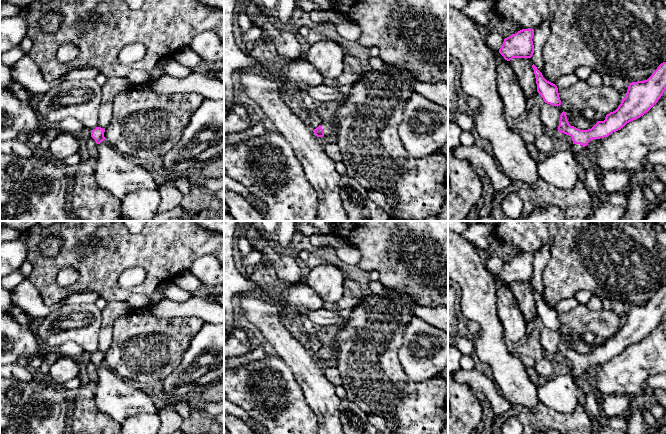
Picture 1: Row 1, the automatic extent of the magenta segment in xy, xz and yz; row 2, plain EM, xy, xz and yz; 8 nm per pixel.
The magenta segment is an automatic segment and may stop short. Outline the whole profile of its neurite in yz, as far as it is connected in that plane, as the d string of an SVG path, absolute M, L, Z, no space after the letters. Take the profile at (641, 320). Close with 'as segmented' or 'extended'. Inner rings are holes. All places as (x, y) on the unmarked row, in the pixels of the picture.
M663 286L647 304L629 307L626 320L618 332L607 338L604 345L597 345L591 353L580 354L571 350L563 335L558 355L569 359L573 369L566 375L548 378L545 384L539 386L537 395L540 402L557 412L573 412L579 404L576 378L585 375L591 364L608 361L627 347L643 340L658 326L665 314L666 286Z; extended

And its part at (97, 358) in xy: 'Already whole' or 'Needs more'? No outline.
Needs more

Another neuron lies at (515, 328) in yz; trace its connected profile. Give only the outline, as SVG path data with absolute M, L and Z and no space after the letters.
M508 286L498 289L497 316L501 322L504 340L507 344L519 342L528 334L528 325Z

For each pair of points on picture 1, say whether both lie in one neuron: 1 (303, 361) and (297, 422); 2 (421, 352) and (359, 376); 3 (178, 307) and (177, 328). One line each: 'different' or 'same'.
1: different
2: different
3: different

